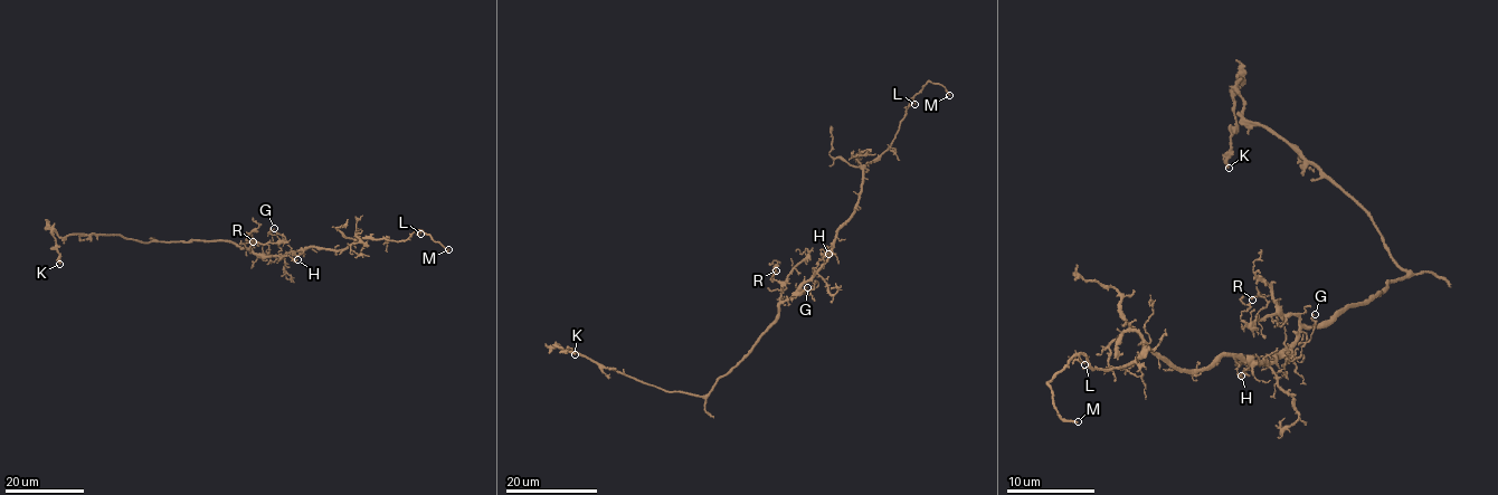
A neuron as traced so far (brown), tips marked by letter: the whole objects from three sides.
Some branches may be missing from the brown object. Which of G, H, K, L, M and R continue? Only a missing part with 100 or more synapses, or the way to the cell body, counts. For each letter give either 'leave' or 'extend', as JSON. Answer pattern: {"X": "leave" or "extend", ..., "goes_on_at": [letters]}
{"G": "leave", "H": "leave", "K": "leave", "L": "leave", "M": "extend", "R": "leave", "goes_on_at": ["M"]}

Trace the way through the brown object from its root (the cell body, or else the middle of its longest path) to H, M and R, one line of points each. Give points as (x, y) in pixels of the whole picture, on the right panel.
H: (1310, 327), (1301, 329), (1273, 361), (1262, 365), (1255, 357), (1241, 375)
M: (1310, 327), (1273, 364), (1229, 354), (1190, 373), (1145, 345), (1106, 371), (1074, 354), (1049, 382), (1078, 421)
R: (1310, 327), (1278, 308), (1271, 293), (1254, 295), (1252, 300)

